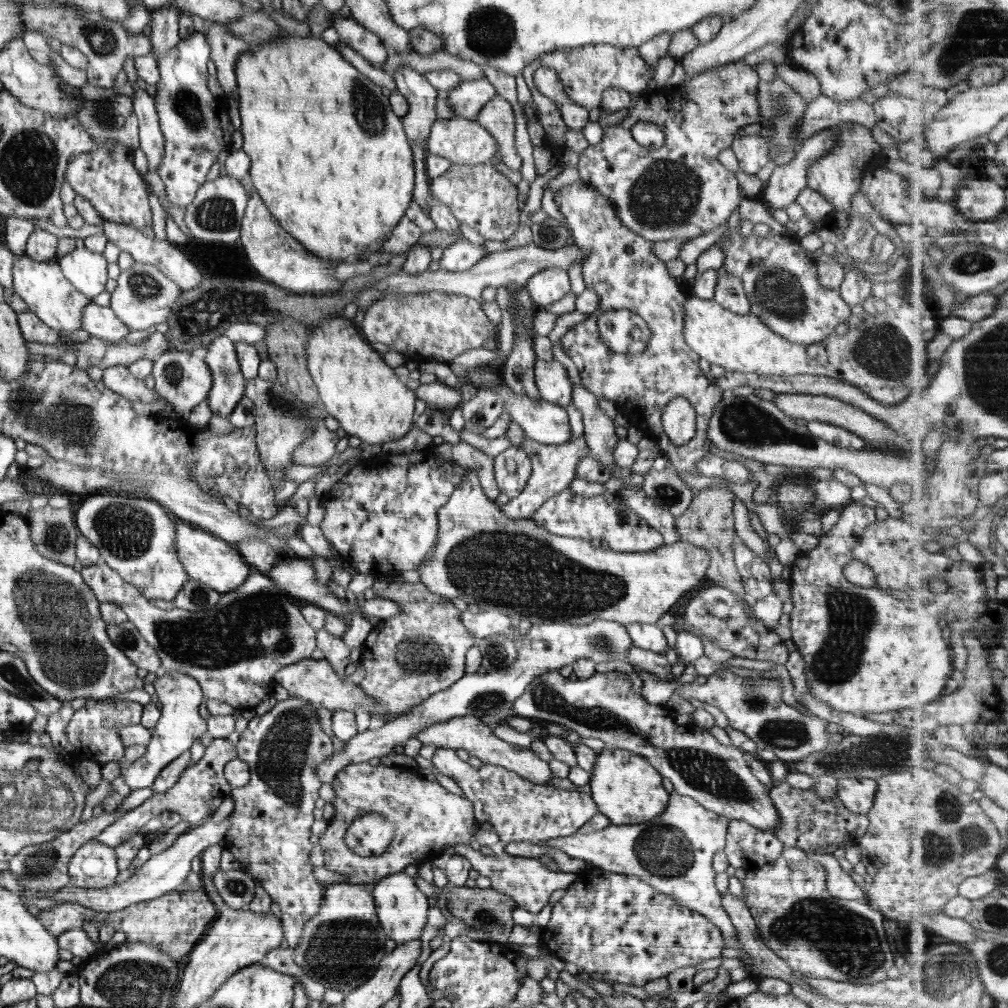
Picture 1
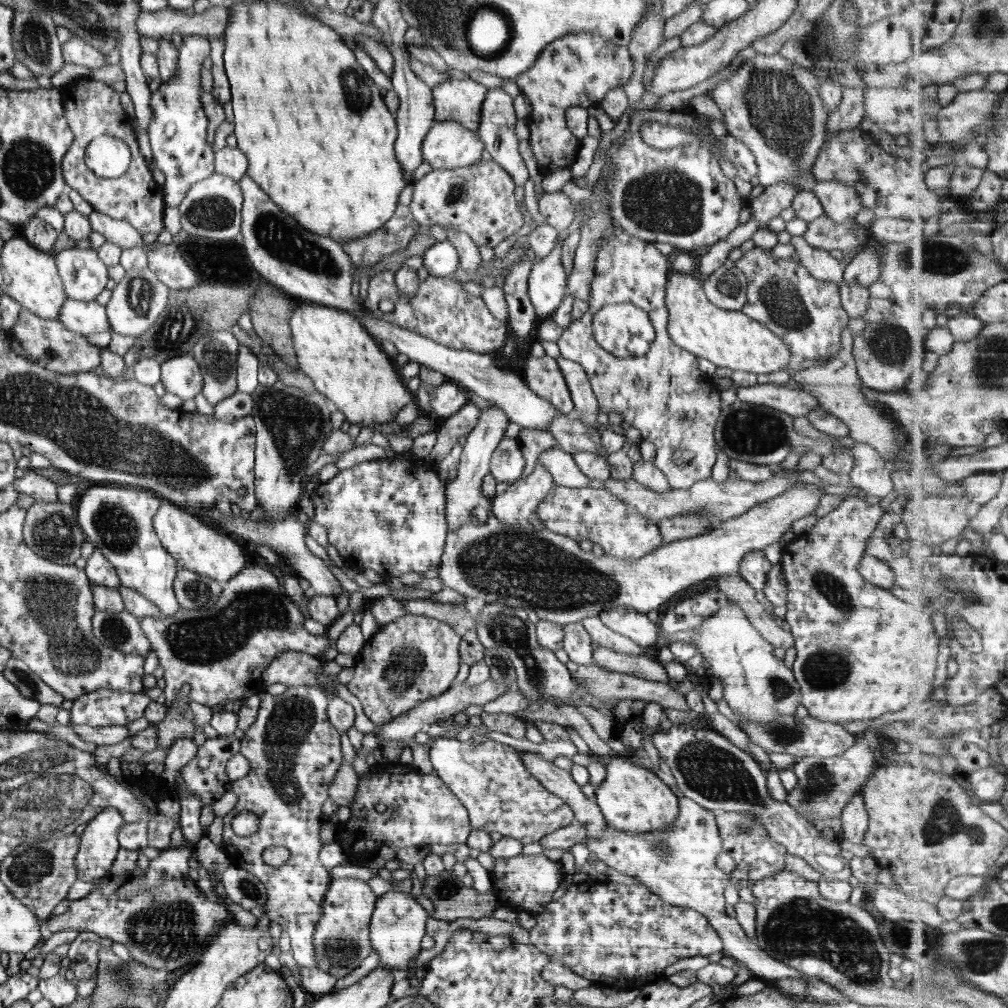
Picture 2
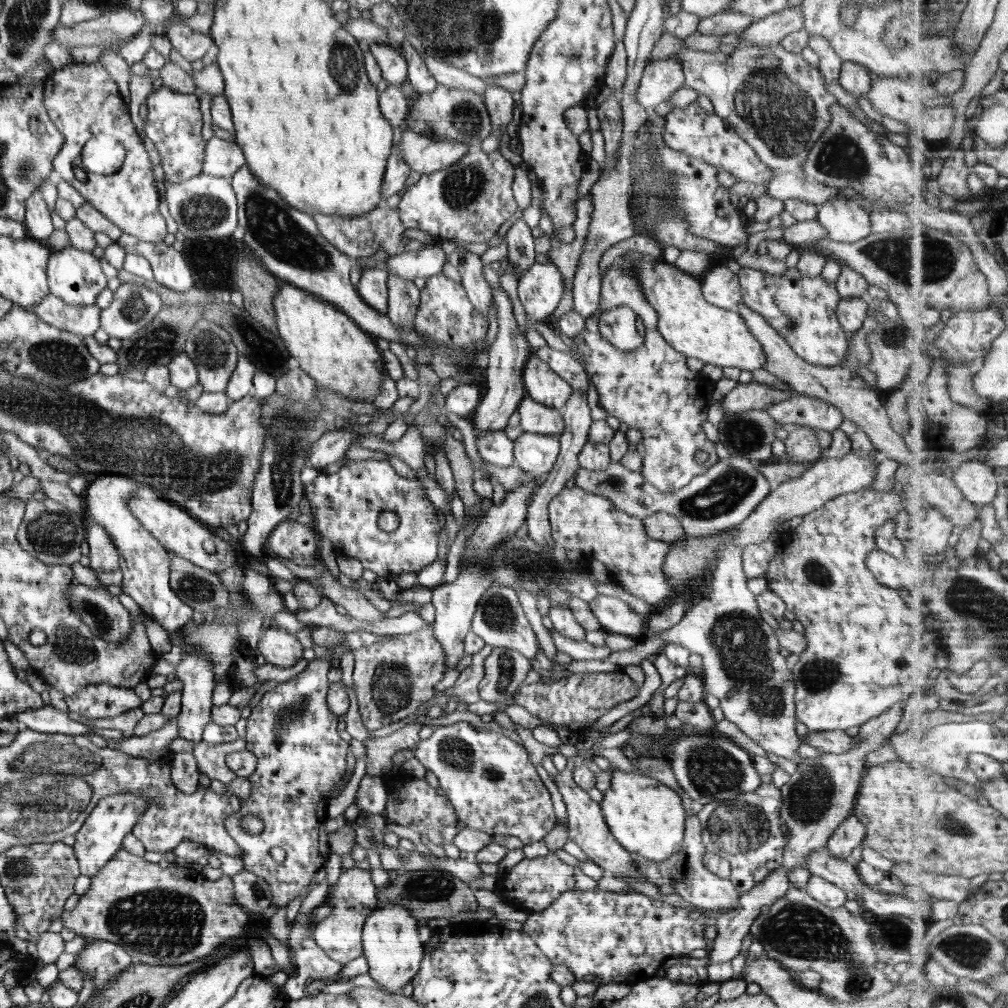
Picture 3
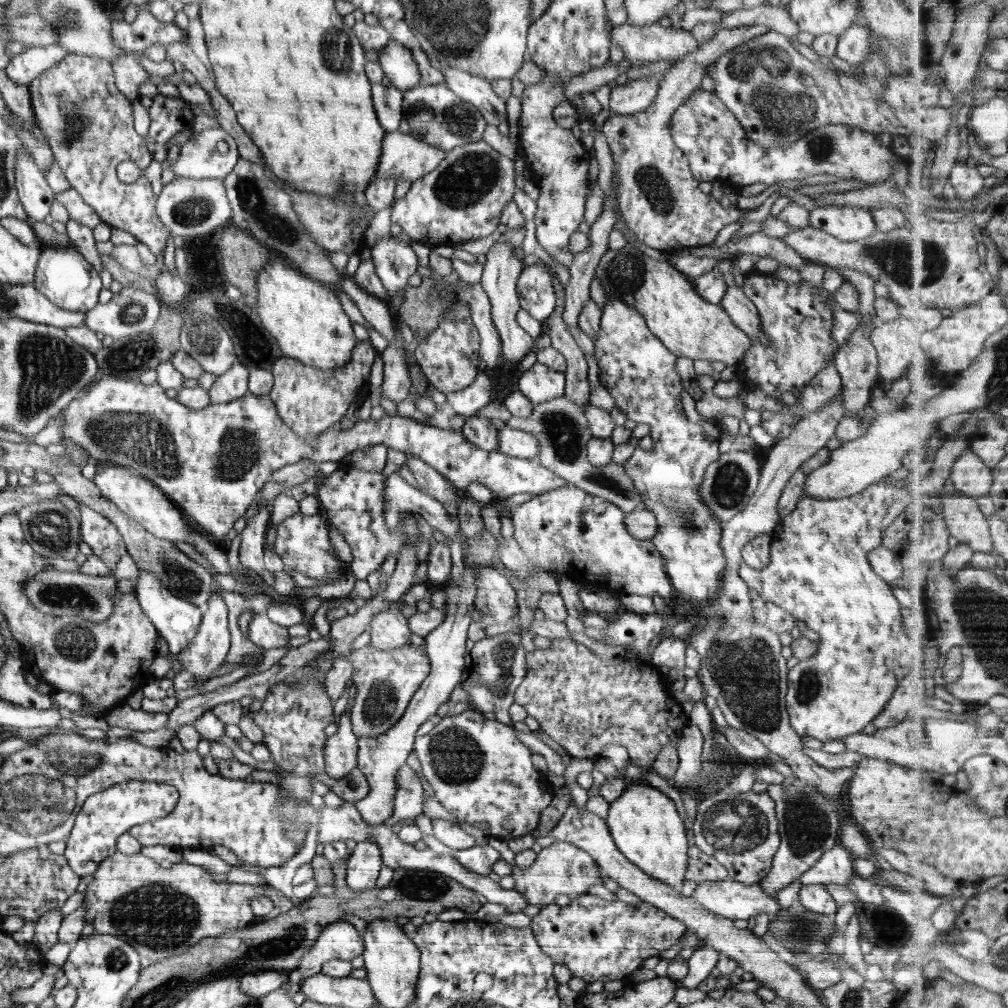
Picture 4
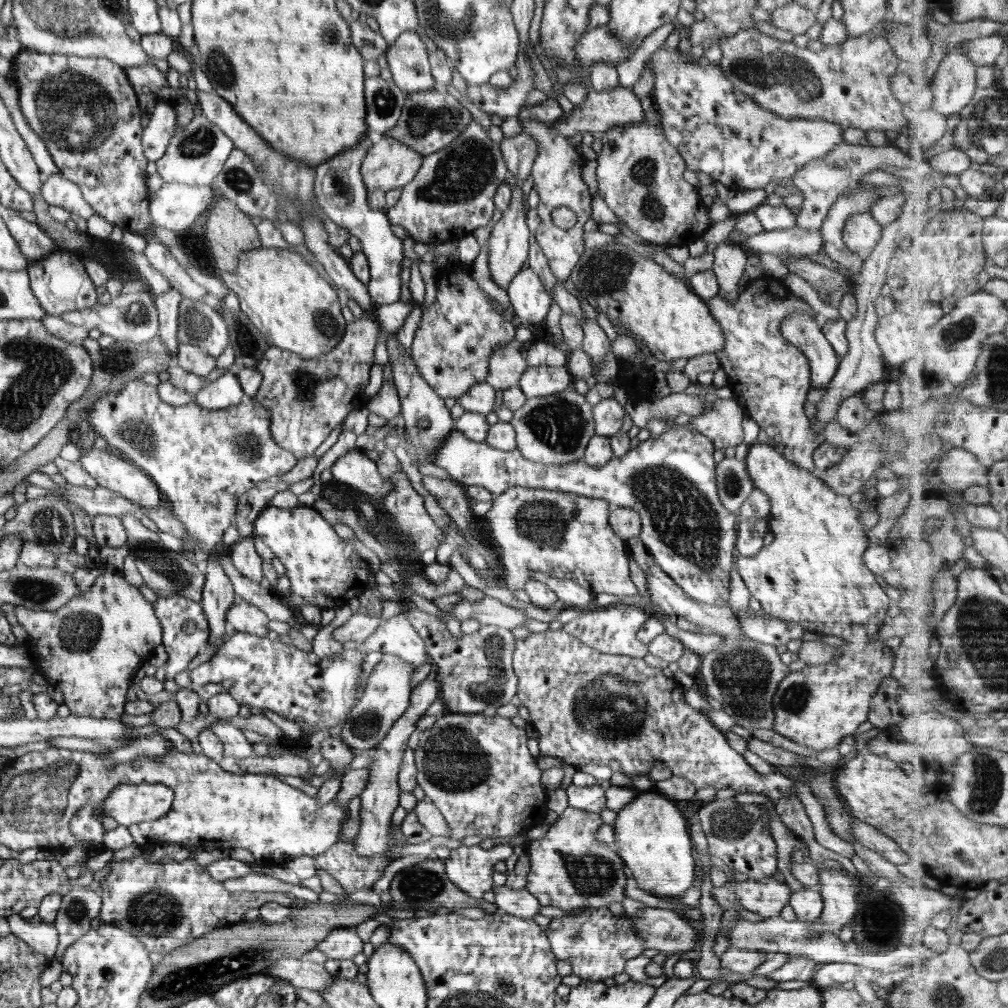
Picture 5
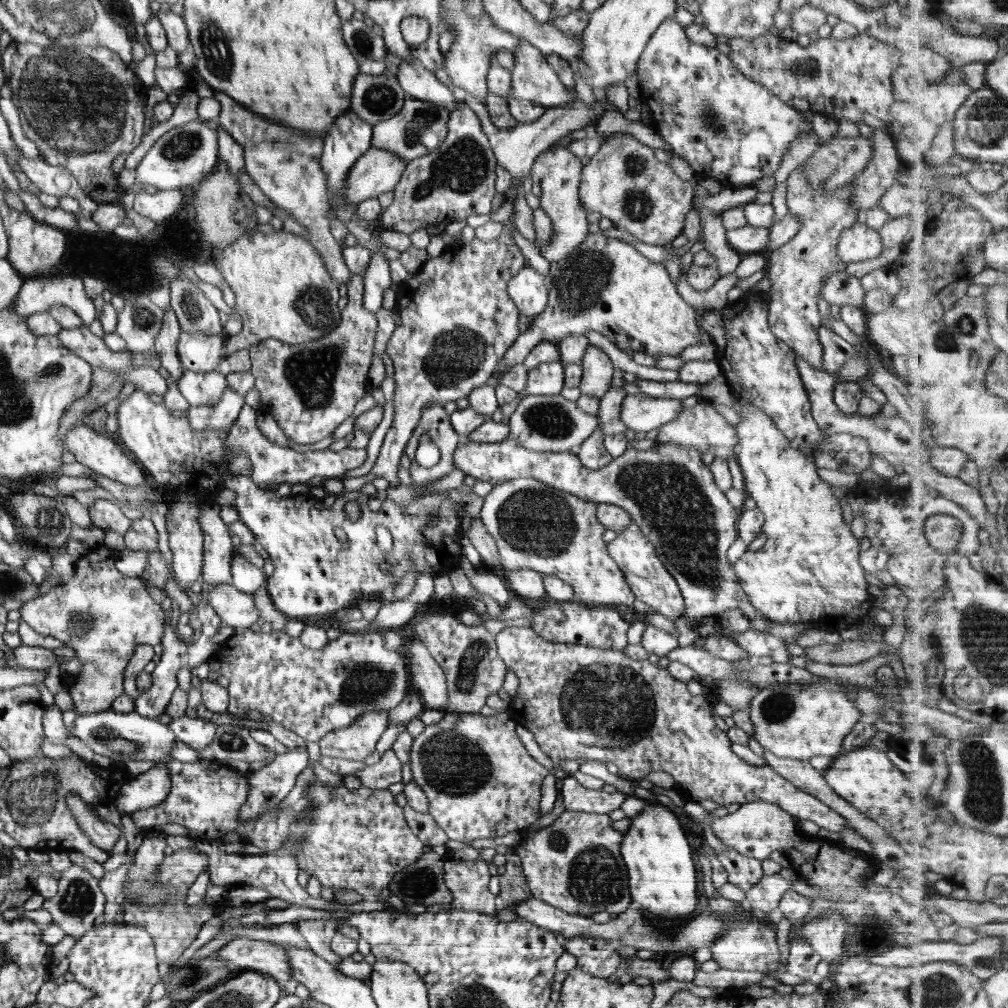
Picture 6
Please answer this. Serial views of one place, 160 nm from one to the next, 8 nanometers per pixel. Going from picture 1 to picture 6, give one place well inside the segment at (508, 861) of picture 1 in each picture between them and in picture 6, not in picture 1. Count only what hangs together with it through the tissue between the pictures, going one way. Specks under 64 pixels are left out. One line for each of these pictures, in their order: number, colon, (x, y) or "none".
2: (525, 882)
3: (533, 884)
4: (562, 868)
5: (570, 868)
6: (575, 864)

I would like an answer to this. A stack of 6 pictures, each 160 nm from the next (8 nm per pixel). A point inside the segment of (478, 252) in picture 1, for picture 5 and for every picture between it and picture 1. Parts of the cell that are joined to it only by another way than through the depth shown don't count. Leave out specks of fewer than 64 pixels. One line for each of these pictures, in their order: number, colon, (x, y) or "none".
2: (441, 259)
3: (426, 262)
4: (395, 261)
5: (339, 190)

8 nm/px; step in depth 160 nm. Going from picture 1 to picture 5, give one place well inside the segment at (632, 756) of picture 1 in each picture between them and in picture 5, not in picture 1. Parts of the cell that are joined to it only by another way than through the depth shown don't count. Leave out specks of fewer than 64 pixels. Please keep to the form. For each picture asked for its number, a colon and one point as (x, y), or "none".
2: (632, 799)
3: (646, 817)
4: (644, 824)
5: (651, 838)

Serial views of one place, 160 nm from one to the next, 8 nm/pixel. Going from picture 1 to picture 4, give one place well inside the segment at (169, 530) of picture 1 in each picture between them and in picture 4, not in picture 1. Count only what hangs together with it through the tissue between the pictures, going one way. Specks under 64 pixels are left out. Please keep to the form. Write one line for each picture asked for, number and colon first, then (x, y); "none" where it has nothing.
2: (119, 520)
3: (144, 562)
4: (176, 620)

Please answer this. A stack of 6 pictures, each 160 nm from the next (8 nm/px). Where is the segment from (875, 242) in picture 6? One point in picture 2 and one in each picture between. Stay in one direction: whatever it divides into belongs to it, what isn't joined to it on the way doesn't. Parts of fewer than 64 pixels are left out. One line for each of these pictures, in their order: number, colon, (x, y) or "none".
2: (841, 203)
3: (845, 221)
4: (850, 224)
5: (861, 234)

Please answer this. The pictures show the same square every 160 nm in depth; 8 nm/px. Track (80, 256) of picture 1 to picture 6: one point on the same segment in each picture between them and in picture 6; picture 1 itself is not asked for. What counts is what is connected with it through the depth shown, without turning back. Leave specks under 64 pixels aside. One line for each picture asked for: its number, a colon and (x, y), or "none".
2: (85, 276)
3: (75, 276)
4: (64, 276)
5: (60, 282)
6: (39, 294)

